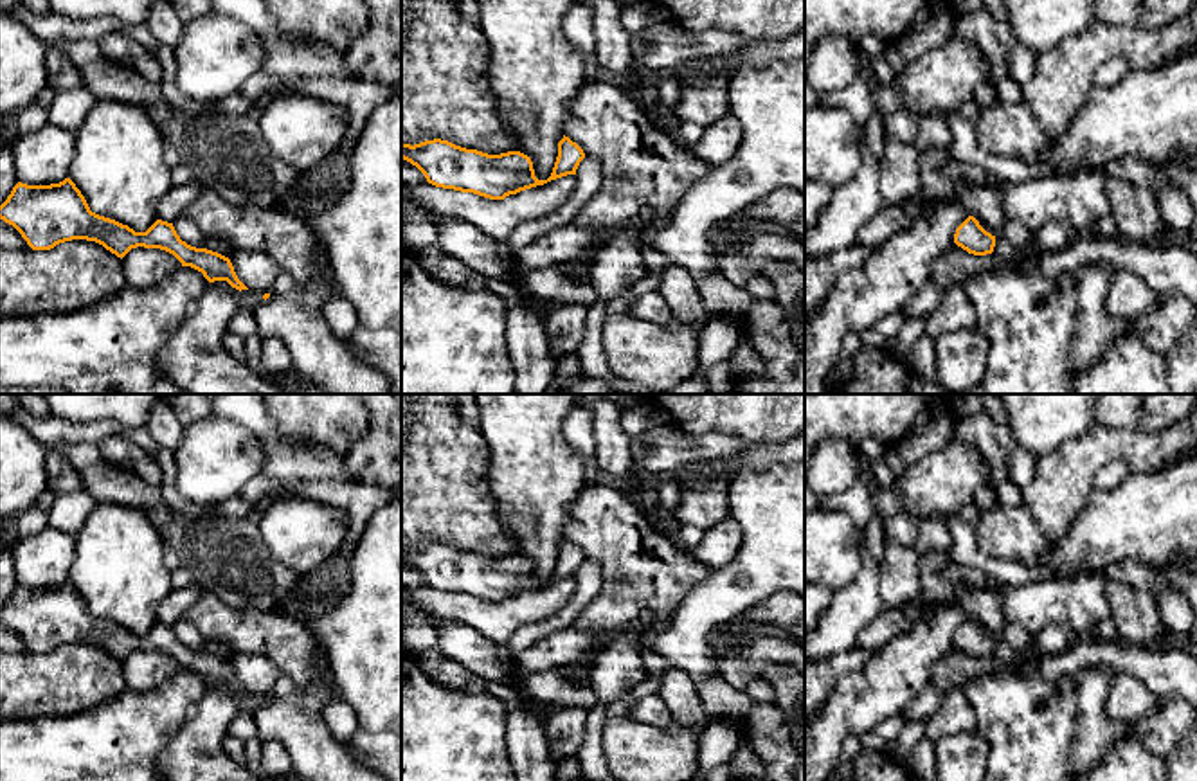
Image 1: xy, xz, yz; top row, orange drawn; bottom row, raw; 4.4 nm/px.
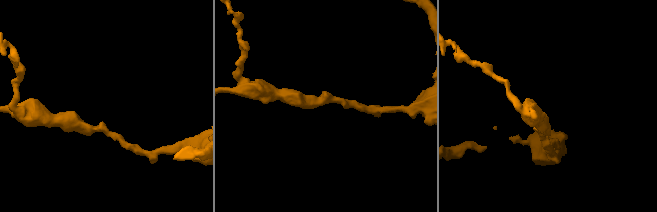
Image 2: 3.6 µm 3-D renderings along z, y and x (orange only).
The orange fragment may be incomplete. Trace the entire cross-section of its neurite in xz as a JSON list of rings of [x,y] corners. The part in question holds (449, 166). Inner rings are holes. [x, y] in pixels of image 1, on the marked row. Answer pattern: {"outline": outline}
{"outline": [[[563,135],[558,142],[558,157],[547,180],[535,176],[531,158],[520,151],[488,155],[441,139],[414,146],[401,144],[401,158],[416,166],[427,182],[436,187],[504,200],[509,194],[576,175],[585,153]]]}

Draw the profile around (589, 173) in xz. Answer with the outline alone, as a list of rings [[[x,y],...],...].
[[[585,157],[576,169],[576,189],[569,200],[547,216],[520,223],[508,238],[509,248],[518,252],[549,230],[569,225],[576,212],[601,187],[601,178],[601,162],[594,157]]]

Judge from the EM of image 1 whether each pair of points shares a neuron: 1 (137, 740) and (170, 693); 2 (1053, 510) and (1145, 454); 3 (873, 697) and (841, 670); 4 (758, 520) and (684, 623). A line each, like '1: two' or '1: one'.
1: one
2: one
3: two
4: one

